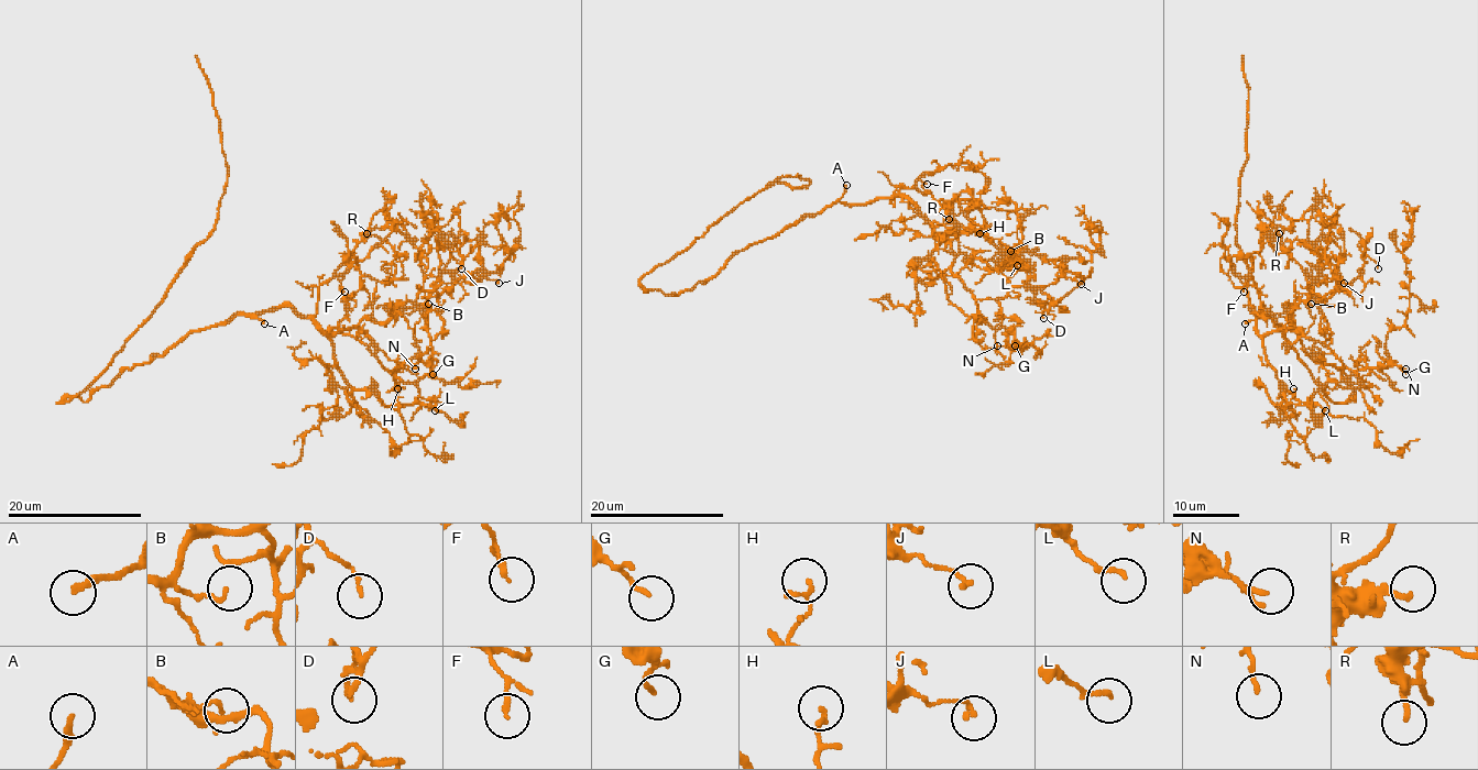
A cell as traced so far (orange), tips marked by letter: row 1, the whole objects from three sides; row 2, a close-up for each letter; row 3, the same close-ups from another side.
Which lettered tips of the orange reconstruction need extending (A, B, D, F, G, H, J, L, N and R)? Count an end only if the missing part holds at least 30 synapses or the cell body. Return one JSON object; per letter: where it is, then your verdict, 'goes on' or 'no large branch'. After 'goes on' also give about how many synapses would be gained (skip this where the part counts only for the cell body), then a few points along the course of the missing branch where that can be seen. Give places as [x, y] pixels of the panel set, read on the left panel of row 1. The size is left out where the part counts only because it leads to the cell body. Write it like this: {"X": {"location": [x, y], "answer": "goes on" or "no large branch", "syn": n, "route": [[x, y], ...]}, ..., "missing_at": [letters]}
{"A": {"location": [264, 323], "answer": "goes on", "syn": 130, "route": [[264, 323], [293, 384], [339, 378], [362, 398], [364, 416], [394, 417], [425, 458]]}, "B": {"location": [428, 304], "answer": "no large branch"}, "D": {"location": [461, 268], "answer": "no large branch"}, "F": {"location": [345, 292], "answer": "no large branch"}, "G": {"location": [433, 374], "answer": "no large branch"}, "H": {"location": [397, 388], "answer": "no large branch"}, "J": {"location": [499, 283], "answer": "no large branch"}, "L": {"location": [435, 410], "answer": "no large branch"}, "N": {"location": [415, 369], "answer": "goes on", "syn": 40, "route": [[415, 369], [416, 374], [405, 369], [378, 339], [378, 328], [368, 323], [358, 327], [354, 340]]}, "R": {"location": [367, 233], "answer": "goes on", "syn": 30, "route": [[367, 233], [387, 248], [386, 253]]}, "missing_at": ["A", "N", "R"]}

